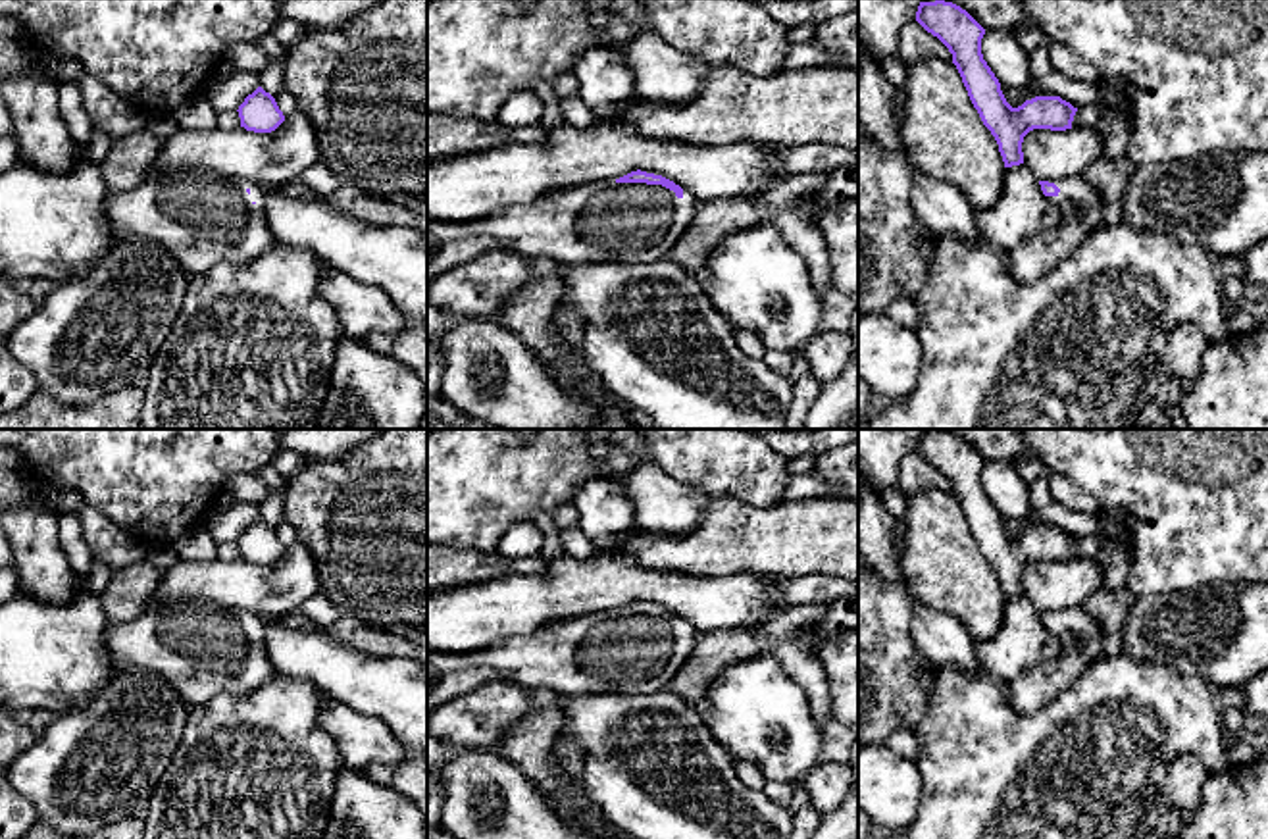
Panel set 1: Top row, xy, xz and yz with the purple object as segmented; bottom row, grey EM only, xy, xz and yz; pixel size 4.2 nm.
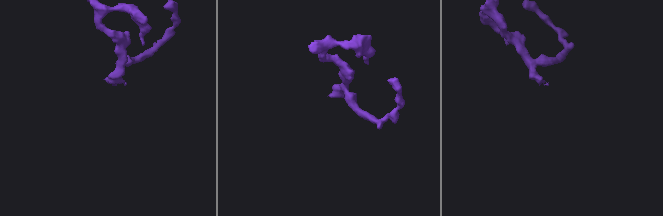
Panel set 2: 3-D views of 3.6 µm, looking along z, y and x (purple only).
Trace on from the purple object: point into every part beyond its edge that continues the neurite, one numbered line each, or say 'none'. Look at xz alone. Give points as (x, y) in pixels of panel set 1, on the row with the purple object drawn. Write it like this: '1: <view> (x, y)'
1: xz (599, 220)

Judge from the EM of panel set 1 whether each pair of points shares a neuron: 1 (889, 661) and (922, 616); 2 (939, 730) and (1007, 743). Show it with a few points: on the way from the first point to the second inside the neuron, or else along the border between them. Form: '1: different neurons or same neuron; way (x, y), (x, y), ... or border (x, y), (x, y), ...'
1: different neurons; border (911, 601), (911, 639), (934, 672)
2: same neuron; way (957, 736), (972, 743), (989, 743)

